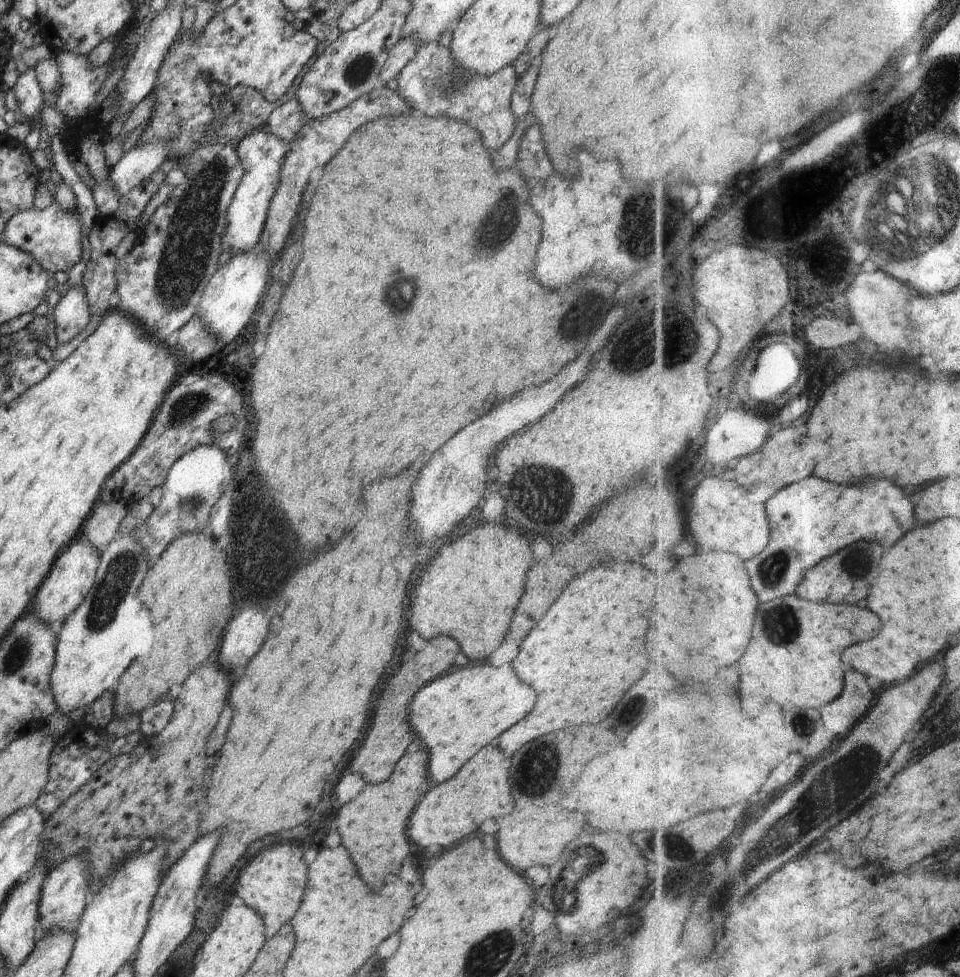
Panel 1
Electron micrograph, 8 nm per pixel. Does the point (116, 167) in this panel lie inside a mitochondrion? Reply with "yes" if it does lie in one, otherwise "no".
no

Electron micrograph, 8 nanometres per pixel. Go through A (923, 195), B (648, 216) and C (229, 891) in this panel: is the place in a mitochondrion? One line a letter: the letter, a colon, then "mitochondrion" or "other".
A: mitochondrion
B: mitochondrion
C: other

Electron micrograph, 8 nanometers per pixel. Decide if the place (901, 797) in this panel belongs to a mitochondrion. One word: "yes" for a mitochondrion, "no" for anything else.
no

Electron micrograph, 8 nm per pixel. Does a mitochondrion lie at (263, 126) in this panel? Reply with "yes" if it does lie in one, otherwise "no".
no

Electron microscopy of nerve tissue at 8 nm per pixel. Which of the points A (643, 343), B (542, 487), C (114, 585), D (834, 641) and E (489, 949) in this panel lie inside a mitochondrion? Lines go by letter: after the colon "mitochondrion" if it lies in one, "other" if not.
A: mitochondrion
B: mitochondrion
C: mitochondrion
D: other
E: mitochondrion

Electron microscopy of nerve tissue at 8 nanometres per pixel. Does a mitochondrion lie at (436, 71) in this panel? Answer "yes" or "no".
yes

